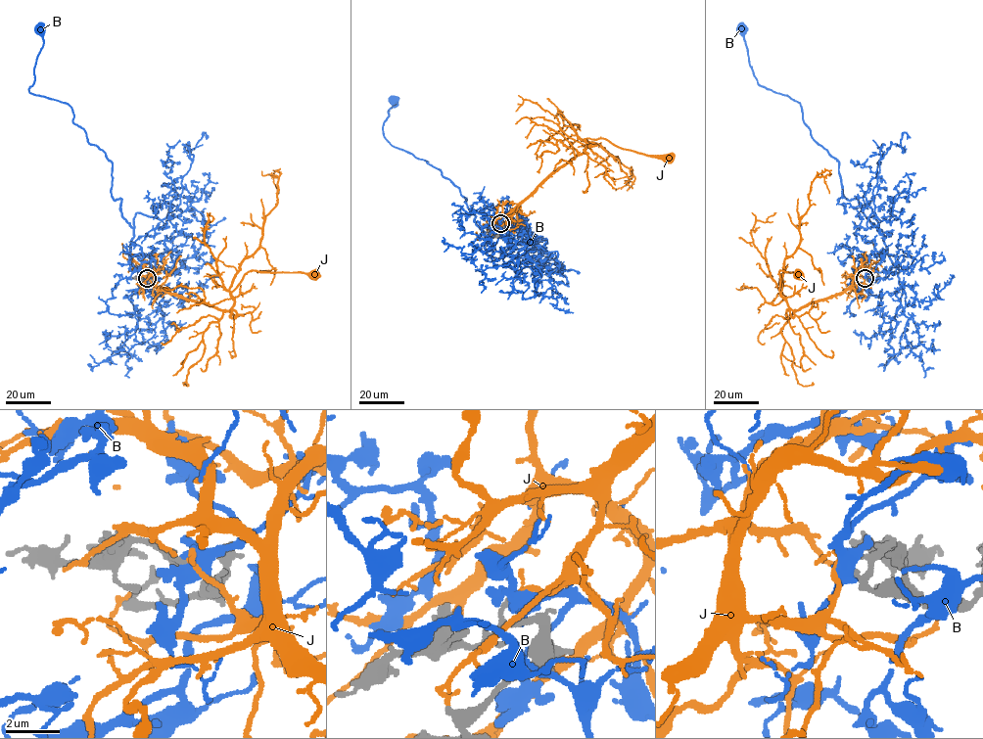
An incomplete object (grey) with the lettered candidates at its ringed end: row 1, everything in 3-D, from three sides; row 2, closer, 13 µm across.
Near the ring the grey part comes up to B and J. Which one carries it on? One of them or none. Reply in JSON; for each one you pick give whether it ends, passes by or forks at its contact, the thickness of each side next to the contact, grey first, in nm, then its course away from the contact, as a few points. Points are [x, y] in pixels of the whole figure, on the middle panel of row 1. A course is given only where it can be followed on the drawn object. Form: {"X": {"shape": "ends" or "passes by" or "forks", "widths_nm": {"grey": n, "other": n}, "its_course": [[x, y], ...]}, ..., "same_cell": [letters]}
{"same_cell": []}

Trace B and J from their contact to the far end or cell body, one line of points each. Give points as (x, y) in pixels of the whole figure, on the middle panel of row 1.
B: (500, 224), (511, 227), (513, 240), (497, 258), (486, 252), (487, 237), (460, 189), (384, 136), (394, 101)
J: (501, 224), (551, 174), (587, 147), (585, 139), (606, 139), (627, 150), (668, 157)

